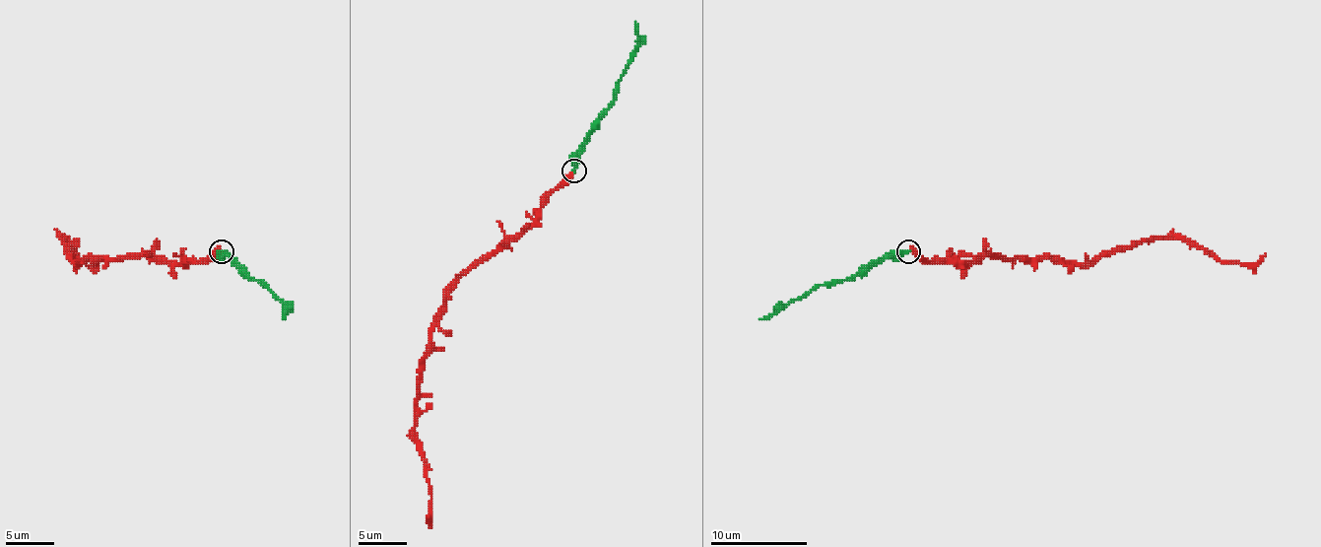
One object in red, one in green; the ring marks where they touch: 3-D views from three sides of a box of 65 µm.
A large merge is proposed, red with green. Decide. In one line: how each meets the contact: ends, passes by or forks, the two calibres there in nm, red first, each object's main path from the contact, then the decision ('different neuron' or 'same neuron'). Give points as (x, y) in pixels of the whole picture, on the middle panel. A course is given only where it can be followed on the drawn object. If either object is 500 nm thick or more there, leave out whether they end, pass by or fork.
red ends there; green ends there; 400 nm thick on the red side, 380 nm on the other; red runs (574, 170), (531, 224), (482, 255), (445, 294), (417, 379), (417, 449), (431, 496), (429, 527); green runs (574, 170), (574, 153), (609, 106), (616, 83), (637, 43), (635, 22); different neuron

